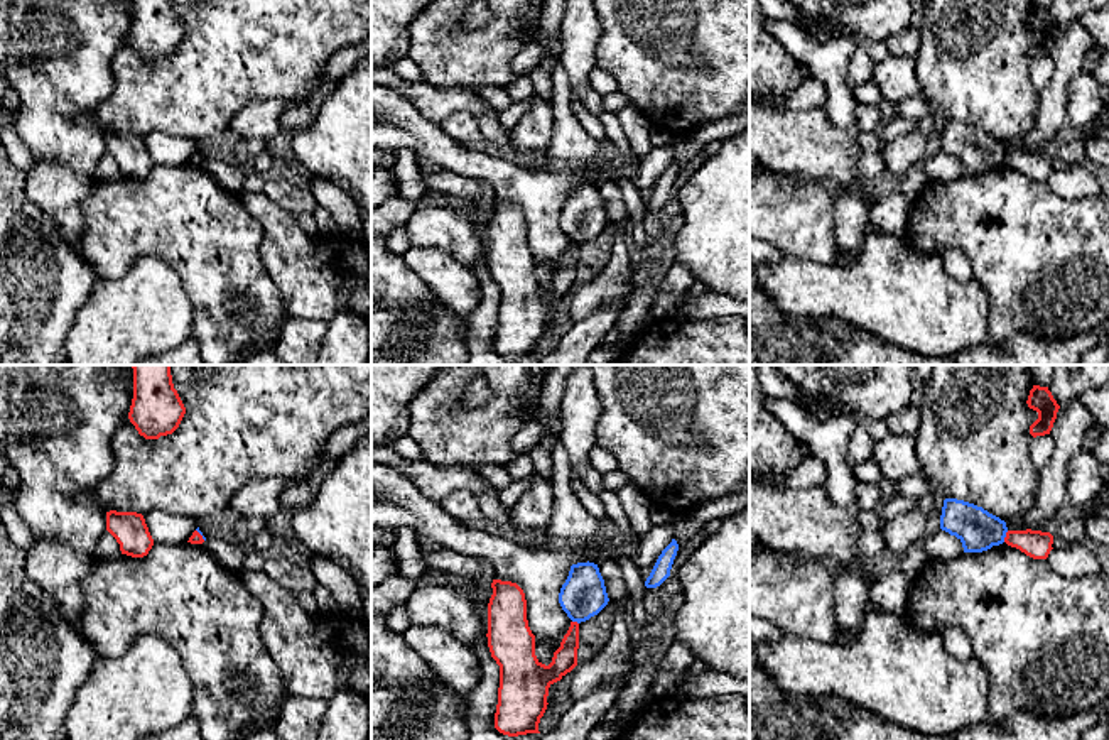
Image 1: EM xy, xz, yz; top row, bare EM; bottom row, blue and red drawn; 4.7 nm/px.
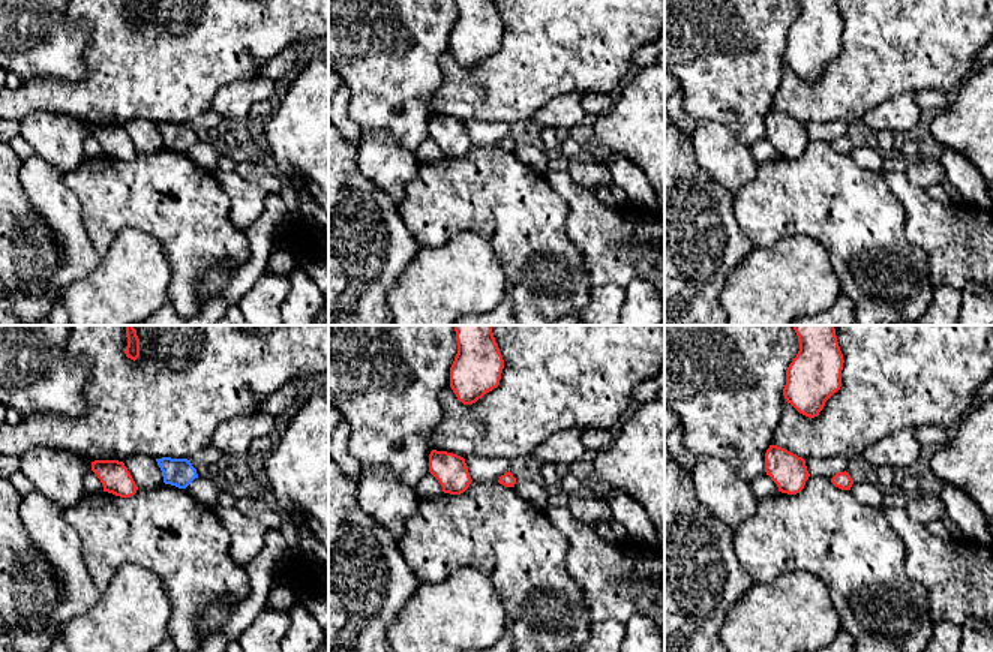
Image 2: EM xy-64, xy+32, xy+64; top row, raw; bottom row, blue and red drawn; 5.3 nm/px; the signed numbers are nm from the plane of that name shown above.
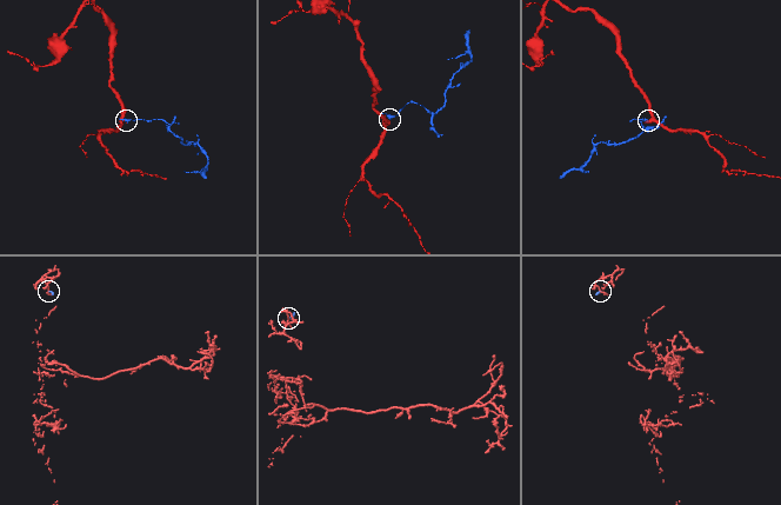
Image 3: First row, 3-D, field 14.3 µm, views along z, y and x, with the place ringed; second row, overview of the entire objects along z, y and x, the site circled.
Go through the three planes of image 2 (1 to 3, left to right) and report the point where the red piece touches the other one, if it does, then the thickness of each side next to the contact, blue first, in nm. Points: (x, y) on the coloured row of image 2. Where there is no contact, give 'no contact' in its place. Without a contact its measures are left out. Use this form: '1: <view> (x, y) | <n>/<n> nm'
1: no contact
2: no contact
3: no contact

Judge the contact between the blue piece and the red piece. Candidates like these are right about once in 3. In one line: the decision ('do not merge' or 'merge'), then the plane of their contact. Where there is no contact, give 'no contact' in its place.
do not merge | yz

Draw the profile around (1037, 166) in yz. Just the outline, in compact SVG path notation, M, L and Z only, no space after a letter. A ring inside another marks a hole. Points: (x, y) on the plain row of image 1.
M1008 152L1004 164L1011 169L1020 171L1033 181L1047 181L1053 171L1053 157L1041 152Z

